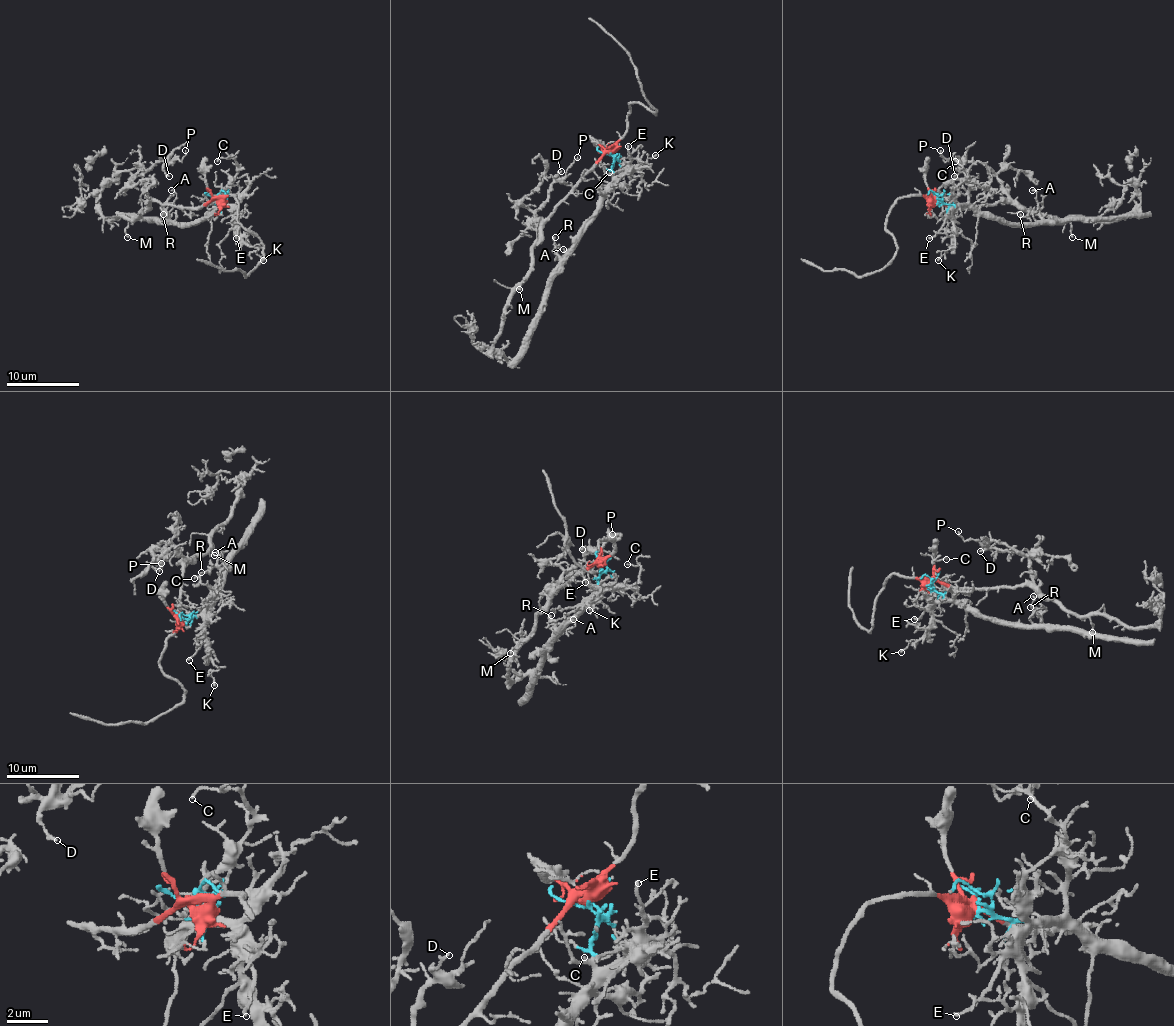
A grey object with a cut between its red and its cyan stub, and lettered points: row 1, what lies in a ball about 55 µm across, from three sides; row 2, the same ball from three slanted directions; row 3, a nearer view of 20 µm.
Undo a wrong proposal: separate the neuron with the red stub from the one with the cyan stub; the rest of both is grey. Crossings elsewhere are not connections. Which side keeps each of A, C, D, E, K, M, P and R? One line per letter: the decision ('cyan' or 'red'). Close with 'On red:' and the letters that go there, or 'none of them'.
A: cyan
C: cyan
D: red
E: cyan
K: cyan
M: red
P: red
R: cyan
On red: D, M, P

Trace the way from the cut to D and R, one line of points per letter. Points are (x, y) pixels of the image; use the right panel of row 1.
D: (938, 199), (950, 206), (983, 206), (994, 204), (1007, 195), (1003, 183), (978, 161), (965, 161), (954, 175)
R: (938, 199), (949, 204), (969, 204), (1005, 221), (1037, 223), (1041, 219), (1034, 212), (1019, 214)

